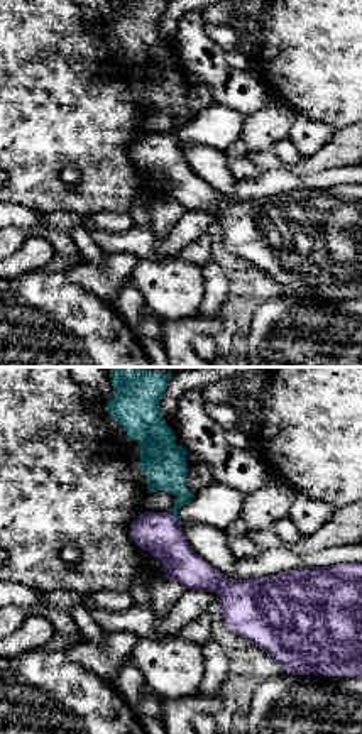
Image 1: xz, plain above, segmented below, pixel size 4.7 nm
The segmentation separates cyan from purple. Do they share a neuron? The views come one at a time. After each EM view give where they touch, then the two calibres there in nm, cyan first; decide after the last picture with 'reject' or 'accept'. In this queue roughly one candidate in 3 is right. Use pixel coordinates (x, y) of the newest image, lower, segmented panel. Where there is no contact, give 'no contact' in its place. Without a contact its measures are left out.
(176, 518) | 200/200 nm

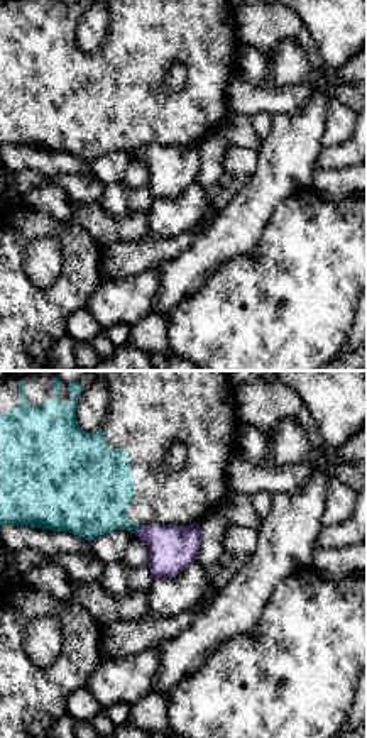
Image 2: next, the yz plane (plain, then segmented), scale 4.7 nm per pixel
(136, 528) | 340/220 nm

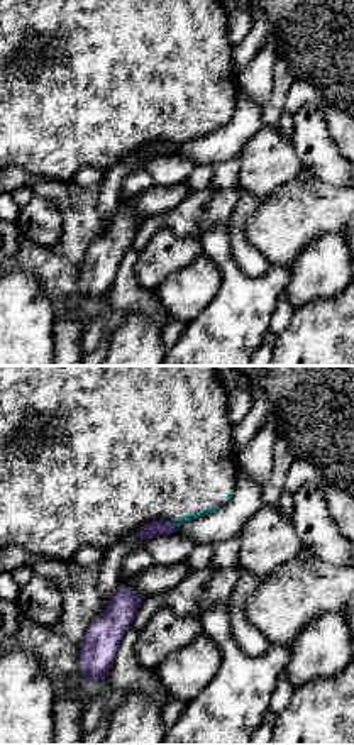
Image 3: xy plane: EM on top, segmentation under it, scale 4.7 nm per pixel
(173, 522) | 50/80 nm

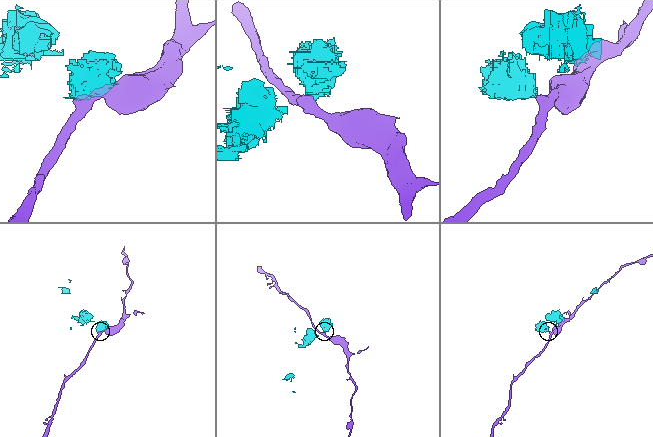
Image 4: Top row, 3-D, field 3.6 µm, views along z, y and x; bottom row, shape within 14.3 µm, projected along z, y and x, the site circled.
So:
reject

